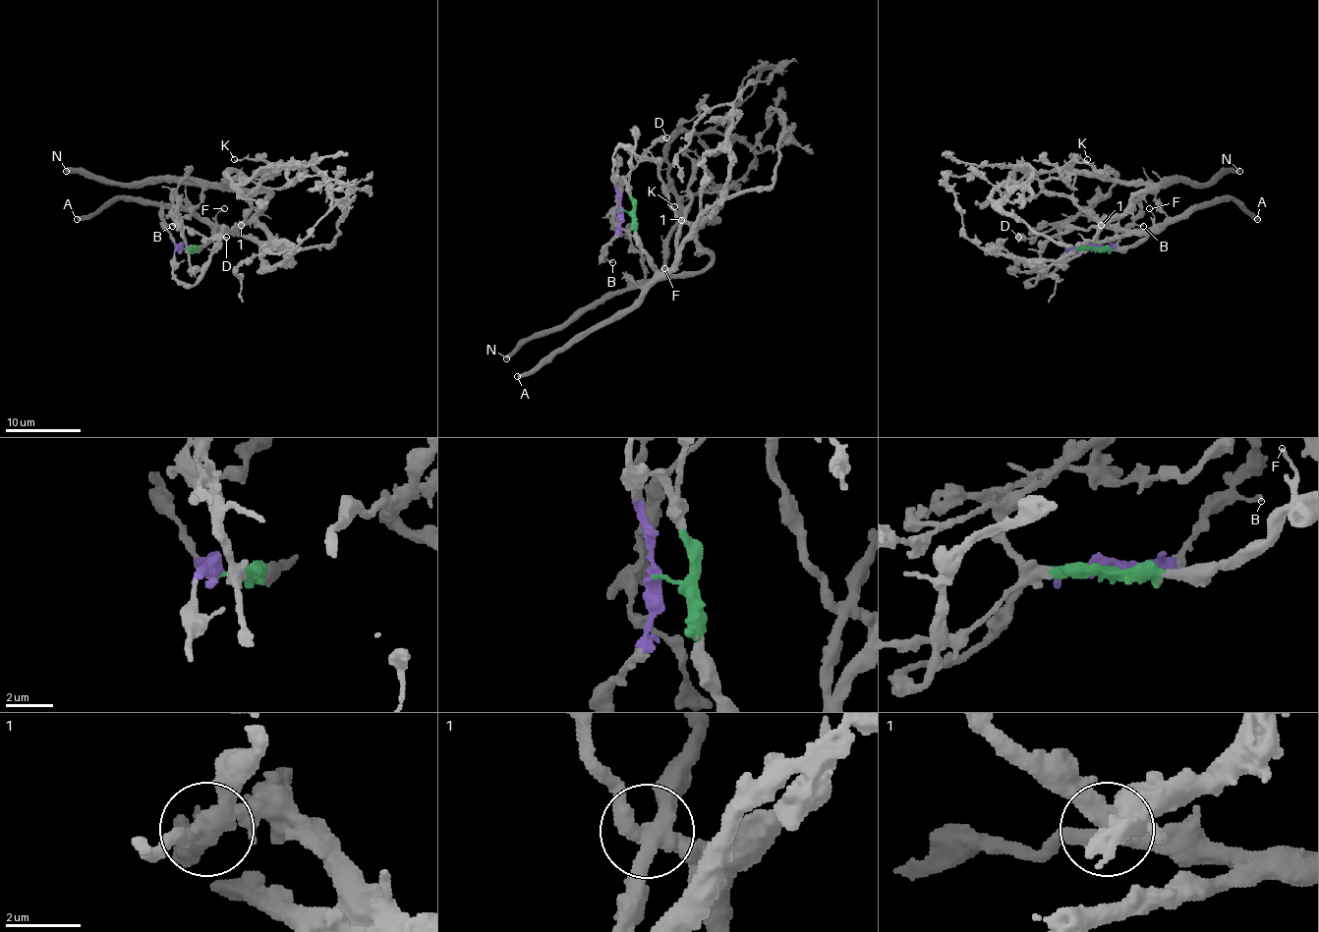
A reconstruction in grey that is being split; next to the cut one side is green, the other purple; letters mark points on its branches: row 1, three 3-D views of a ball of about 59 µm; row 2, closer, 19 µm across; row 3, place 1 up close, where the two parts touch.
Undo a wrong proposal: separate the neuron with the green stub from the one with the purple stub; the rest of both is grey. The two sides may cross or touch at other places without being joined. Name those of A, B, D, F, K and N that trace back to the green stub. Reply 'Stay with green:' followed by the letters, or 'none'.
Stay with green: A, D, F, K

